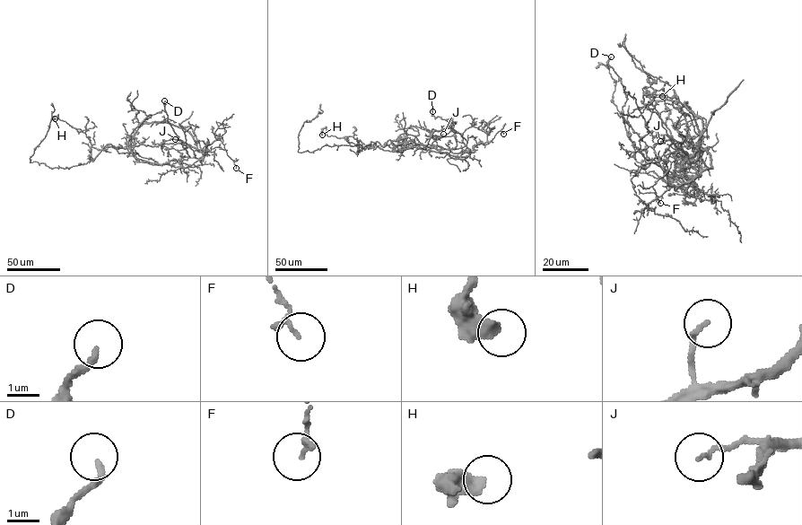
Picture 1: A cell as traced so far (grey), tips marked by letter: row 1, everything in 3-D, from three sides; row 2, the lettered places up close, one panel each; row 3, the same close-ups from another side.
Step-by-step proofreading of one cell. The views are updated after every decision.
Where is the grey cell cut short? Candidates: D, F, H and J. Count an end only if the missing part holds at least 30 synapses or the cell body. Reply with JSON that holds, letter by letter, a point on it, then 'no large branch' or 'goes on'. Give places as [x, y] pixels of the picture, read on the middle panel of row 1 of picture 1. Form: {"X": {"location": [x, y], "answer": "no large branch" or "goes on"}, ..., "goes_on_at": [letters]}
{"D": {"location": [432, 111], "answer": "no large branch"}, "F": {"location": [503, 134], "answer": "no large branch"}, "H": {"location": [322, 135], "answer": "no large branch"}, "J": {"location": [443, 134], "answer": "no large branch"}, "goes_on_at": []}

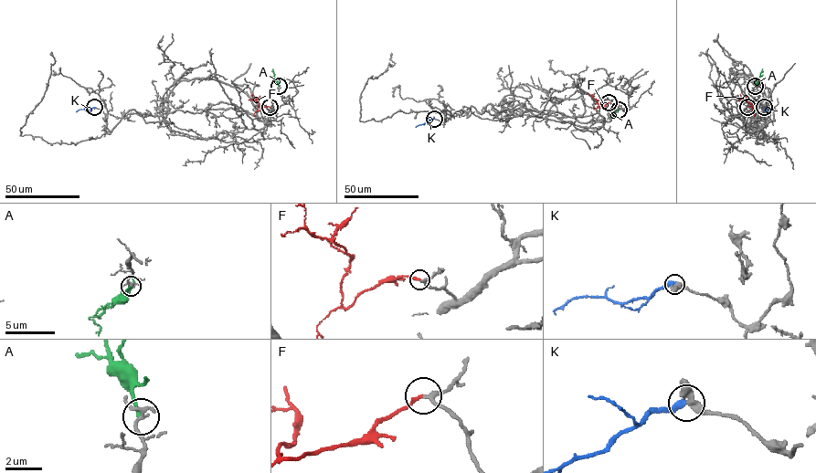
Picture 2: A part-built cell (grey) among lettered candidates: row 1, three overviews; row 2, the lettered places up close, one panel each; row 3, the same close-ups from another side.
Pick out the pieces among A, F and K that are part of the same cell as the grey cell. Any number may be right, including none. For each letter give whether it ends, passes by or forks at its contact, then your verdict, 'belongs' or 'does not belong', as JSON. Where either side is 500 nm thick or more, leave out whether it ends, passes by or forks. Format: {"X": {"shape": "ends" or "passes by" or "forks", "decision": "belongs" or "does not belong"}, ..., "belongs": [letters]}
{"A": {"shape": "ends", "decision": "does not belong"}, "F": {"shape": "ends", "decision": "belongs"}, "K": {"shape": "ends", "decision": "does not belong"}, "belongs": ["F"]}

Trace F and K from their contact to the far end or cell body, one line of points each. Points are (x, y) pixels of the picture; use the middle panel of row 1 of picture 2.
F: (609, 102), (598, 108), (598, 103), (592, 94)
K: (434, 118), (416, 127)

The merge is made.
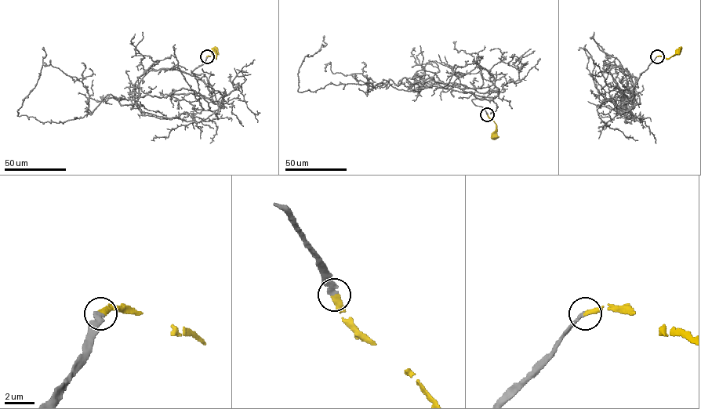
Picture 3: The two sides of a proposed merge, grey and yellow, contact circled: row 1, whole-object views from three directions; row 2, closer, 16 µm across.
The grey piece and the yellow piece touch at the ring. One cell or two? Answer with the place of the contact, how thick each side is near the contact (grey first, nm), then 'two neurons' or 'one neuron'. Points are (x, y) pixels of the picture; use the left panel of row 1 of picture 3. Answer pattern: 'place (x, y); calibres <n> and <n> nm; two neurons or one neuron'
place (207, 56); calibres 320 and 420 nm; one neuron

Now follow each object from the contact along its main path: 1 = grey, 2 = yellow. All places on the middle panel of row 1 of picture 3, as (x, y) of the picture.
1: (488, 114), (471, 99), (497, 89), (478, 96), (430, 77), (299, 92), (299, 68), (325, 46), (324, 35)
2: (488, 114), (495, 124), (496, 133), (494, 136)

